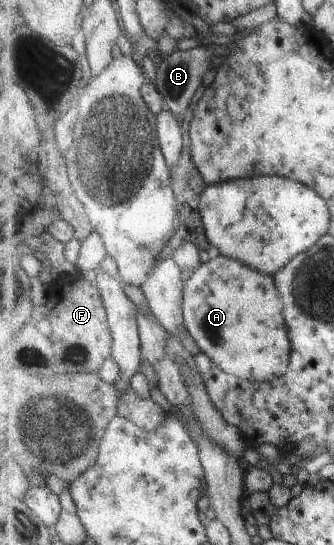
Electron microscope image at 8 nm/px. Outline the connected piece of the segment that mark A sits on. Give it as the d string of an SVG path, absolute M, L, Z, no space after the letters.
M214 253L212 259L208 262L204 262L200 265L193 275L186 281L185 287L185 325L187 329L192 334L192 337L196 340L196 343L202 349L202 352L206 353L220 369L231 373L232 375L237 375L244 380L257 381L258 383L274 382L276 377L282 377L288 373L288 367L291 366L291 360L293 357L293 341L290 339L290 330L288 321L286 321L286 302L282 291L278 289L278 282L276 281L276 276L269 276L252 266L243 262L243 260L238 261L236 258L231 258L228 256L220 255L220 253Z

